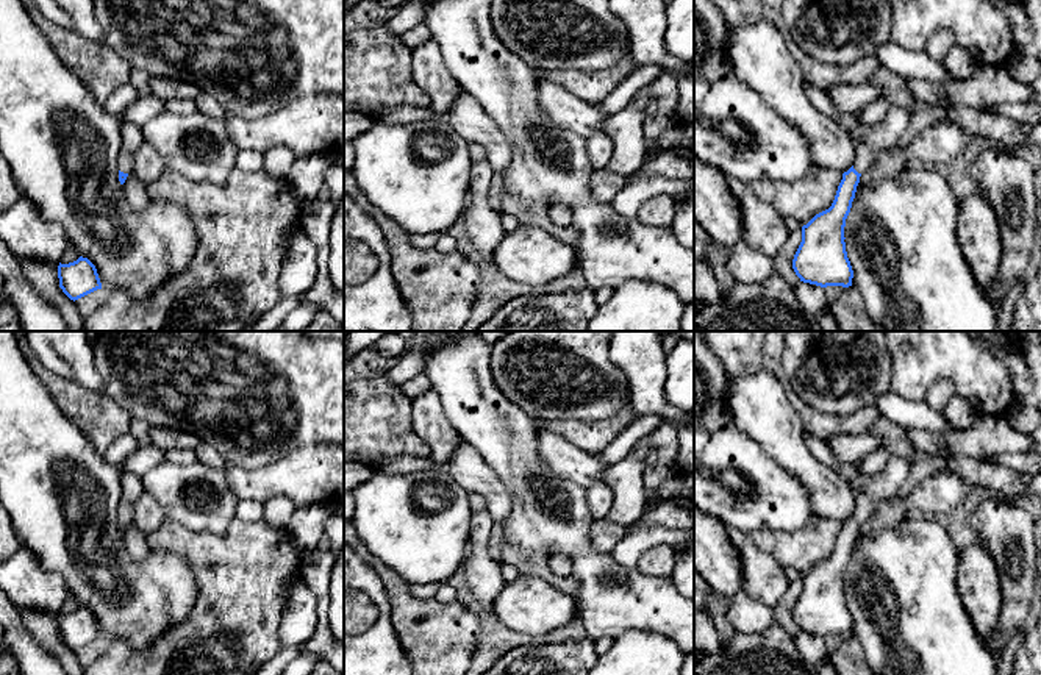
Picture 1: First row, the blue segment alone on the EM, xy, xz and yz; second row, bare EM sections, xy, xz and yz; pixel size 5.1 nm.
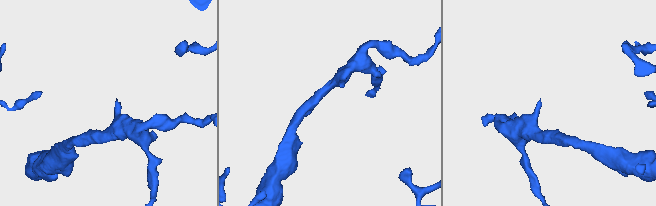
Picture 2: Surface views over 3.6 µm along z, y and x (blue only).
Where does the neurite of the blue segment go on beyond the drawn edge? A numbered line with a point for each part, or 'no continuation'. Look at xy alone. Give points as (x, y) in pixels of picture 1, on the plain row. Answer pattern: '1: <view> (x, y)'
1: xy (132, 485)

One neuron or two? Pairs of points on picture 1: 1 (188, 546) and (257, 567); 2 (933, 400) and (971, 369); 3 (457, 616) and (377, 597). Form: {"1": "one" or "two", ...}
{"1": "one", "2": "two", "3": "two"}

